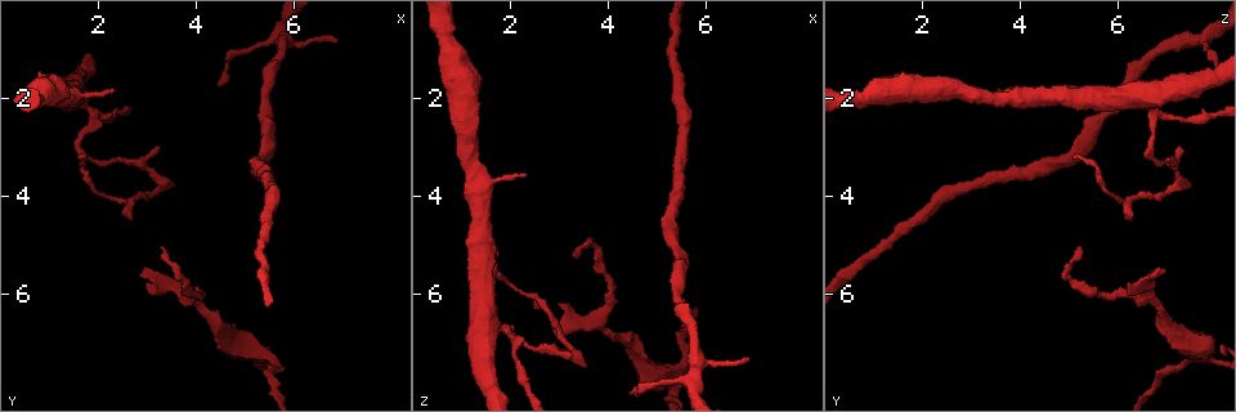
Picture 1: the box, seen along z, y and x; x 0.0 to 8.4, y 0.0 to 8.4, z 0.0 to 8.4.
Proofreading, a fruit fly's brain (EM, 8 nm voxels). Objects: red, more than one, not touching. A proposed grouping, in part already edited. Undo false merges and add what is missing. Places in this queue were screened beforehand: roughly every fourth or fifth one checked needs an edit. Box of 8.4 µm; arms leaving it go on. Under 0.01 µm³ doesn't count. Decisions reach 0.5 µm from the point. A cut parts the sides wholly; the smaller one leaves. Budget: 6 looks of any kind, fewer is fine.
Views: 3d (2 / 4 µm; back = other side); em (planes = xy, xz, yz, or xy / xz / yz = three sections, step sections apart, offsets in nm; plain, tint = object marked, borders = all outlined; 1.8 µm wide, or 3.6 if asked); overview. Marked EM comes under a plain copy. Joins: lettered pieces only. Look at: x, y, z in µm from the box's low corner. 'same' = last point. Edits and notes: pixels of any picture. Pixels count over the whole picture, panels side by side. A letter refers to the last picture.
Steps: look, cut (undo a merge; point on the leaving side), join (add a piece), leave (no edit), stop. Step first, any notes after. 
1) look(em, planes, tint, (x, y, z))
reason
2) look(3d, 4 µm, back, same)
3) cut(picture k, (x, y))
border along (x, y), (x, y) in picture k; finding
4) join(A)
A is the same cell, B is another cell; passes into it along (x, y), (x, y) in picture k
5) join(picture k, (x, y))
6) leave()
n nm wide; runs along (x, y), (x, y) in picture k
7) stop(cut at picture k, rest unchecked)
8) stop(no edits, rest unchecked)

look(em, yz, step 4, tint, (3.00, 5.75, 6.20))
an open end

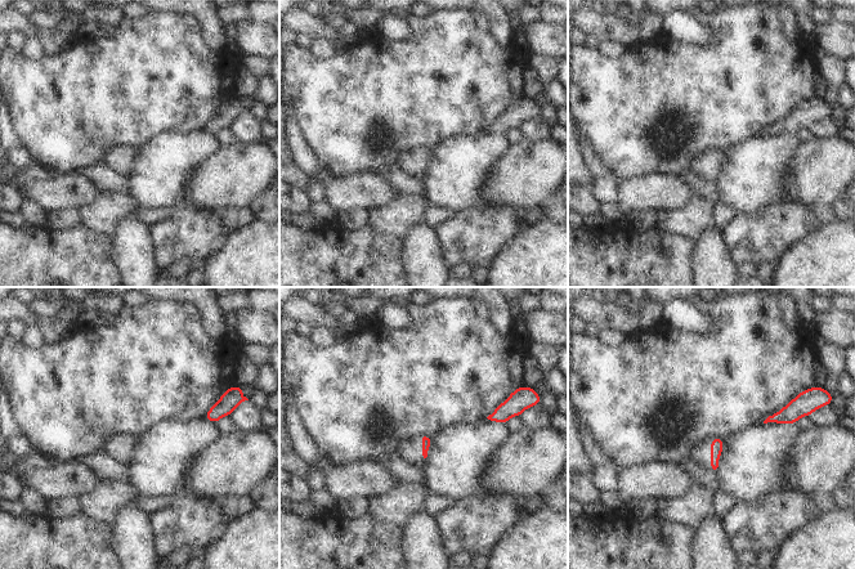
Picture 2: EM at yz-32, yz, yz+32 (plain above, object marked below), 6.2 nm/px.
look(em, yz, step 4, borders, same)

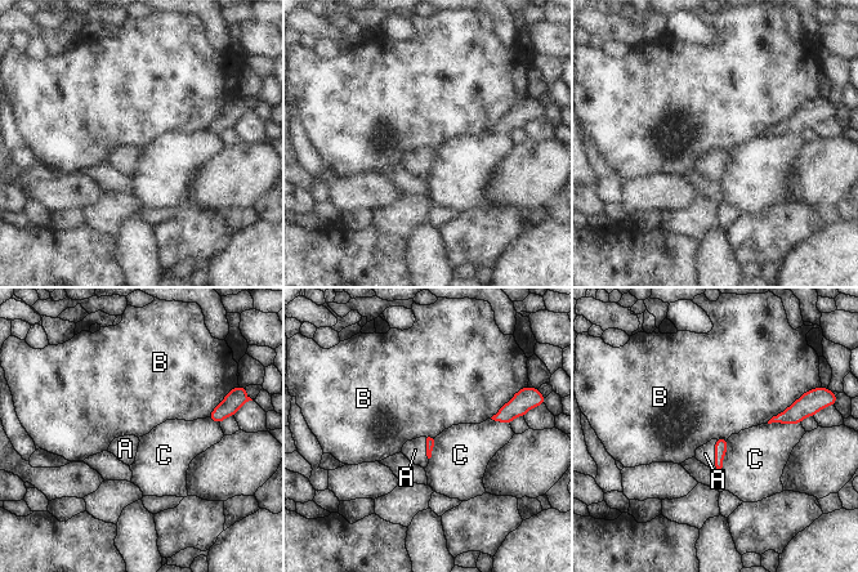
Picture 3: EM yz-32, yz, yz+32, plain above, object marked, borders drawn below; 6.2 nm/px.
join(A)
A is the same cell, B and C are other cells; passes into it along (720, 445), (715, 455), (705, 454) in picture 3; the cell continues

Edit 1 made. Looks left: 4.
look(overview)
see it whole again

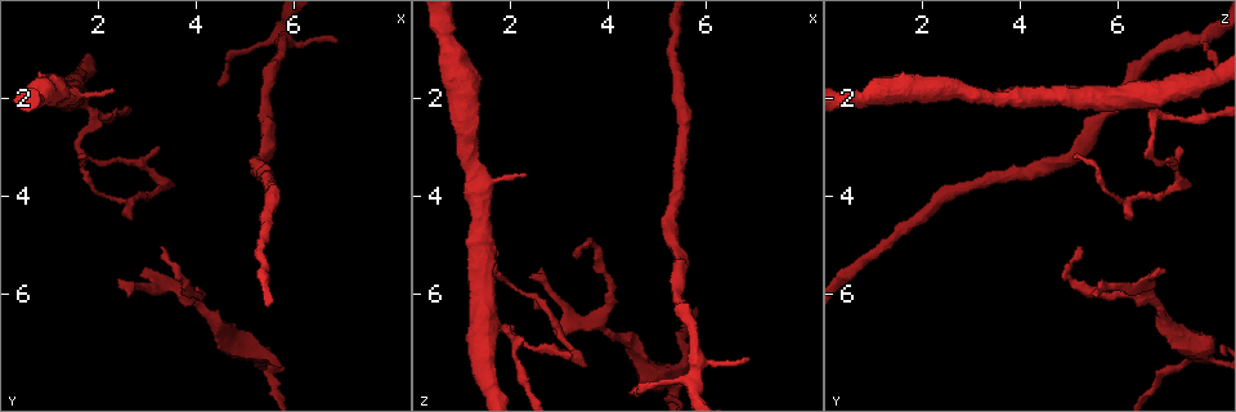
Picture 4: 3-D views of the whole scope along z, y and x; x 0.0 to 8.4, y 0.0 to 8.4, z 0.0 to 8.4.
look(3d, 4 µm, (2.30, 1.80, 3.55))
tapers out

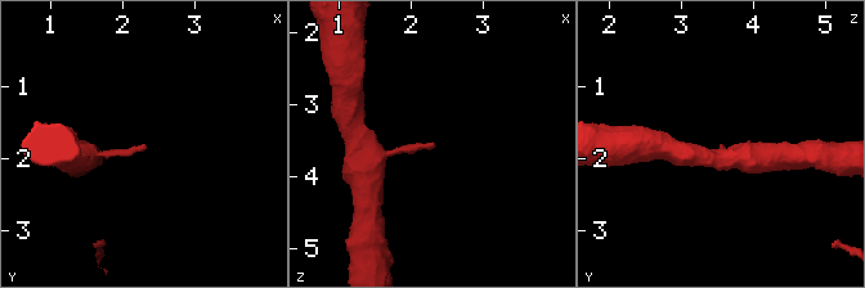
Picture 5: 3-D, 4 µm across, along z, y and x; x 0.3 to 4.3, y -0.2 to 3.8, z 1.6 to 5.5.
look(em, xy, step 16, borders, (2.30, 1.85, 3.55))
shape alone is not enough

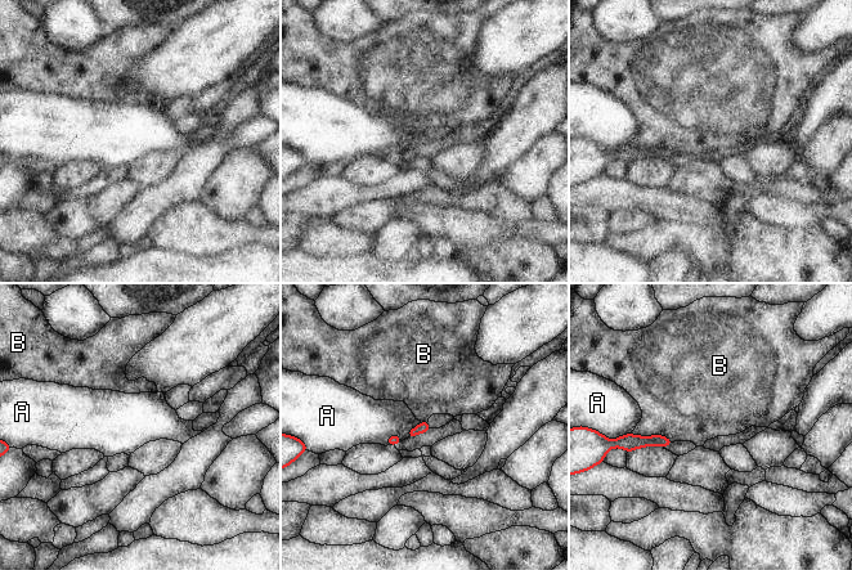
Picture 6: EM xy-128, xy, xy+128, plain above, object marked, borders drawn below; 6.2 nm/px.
leave()
A and B are other cells; border along (403, 436), (389, 435), (385, 441) in picture 6; none of them fits

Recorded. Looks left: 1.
stop(join at picture 3, rest unchecked)

